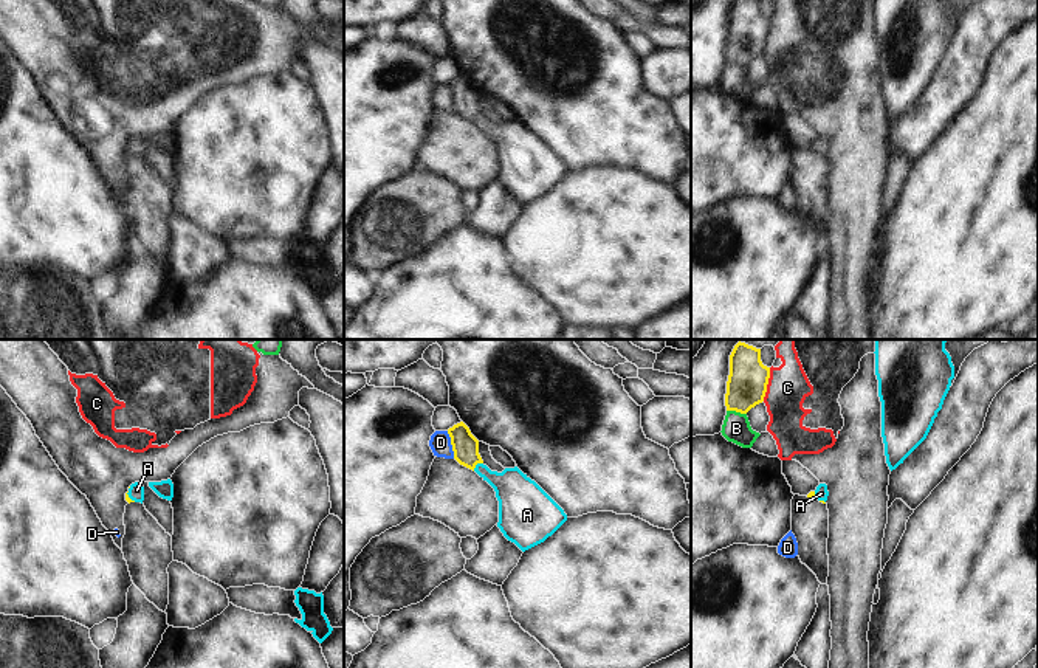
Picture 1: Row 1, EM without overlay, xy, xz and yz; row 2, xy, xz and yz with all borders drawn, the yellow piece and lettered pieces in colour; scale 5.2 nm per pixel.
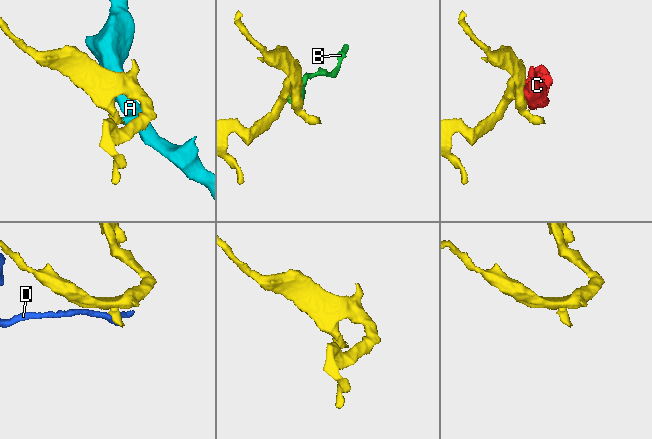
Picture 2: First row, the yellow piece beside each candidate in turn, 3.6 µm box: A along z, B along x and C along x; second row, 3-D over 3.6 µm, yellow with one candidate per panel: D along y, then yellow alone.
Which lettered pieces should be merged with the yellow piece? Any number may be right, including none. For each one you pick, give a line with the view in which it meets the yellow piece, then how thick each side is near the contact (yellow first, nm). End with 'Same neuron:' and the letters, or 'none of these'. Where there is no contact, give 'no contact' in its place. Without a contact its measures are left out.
A: meets yellow in xz; 140 nm thick on the yellow side, 200 nm on the other
Same neuron: A

